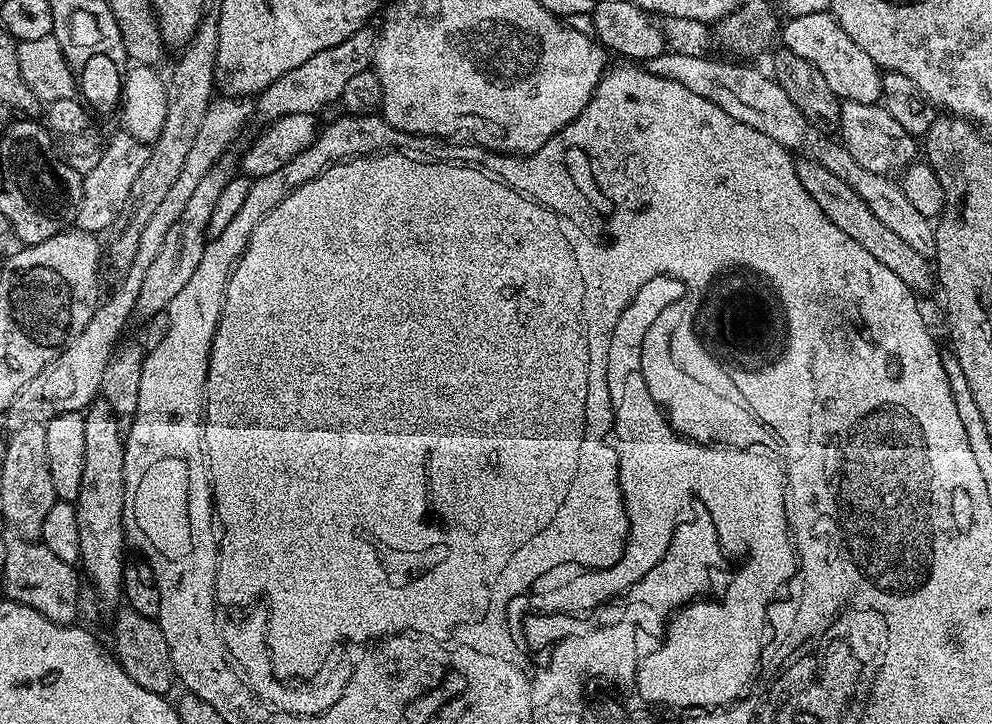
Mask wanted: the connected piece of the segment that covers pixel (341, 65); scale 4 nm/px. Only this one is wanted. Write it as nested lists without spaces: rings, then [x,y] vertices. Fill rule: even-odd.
[[[365,26],[362,30],[350,34],[346,42],[338,42],[338,46],[330,46],[330,50],[314,54],[314,58],[306,58],[302,66],[294,66],[294,70],[282,74],[278,82],[259,93],[254,104],[258,116],[261,116],[264,122],[271,122],[286,114],[320,114],[327,104],[335,105],[342,90],[346,90],[350,78],[354,78],[354,74],[369,71],[372,56],[376,52],[376,37],[377,33],[373,29],[371,32],[371,27]]]

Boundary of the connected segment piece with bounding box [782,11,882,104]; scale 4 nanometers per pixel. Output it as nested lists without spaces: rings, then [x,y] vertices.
[[[831,11],[791,17],[783,25],[782,44],[798,54],[798,58],[806,58],[806,62],[818,66],[818,70],[822,70],[822,78],[826,78],[830,90],[834,90],[841,101],[874,104],[880,100],[881,68],[874,62],[874,58],[870,58],[870,54],[866,54],[866,50],[862,50],[862,46],[858,46],[858,42],[854,42],[854,38],[846,34],[846,30],[842,30]]]

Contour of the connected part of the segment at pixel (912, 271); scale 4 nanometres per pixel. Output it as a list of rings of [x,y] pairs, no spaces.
[[[797,159],[795,166],[798,182],[802,182],[806,194],[810,194],[810,198],[814,198],[814,202],[818,202],[818,210],[822,210],[822,214],[826,214],[826,218],[830,218],[830,222],[834,222],[834,226],[838,226],[838,230],[842,230],[842,234],[854,238],[854,242],[858,242],[858,246],[862,246],[862,250],[874,254],[874,258],[878,258],[878,262],[882,262],[882,266],[886,266],[886,270],[894,270],[894,274],[898,274],[898,278],[902,278],[902,282],[906,282],[906,286],[913,292],[923,294],[923,292],[930,291],[931,288],[933,291],[934,268],[929,257],[918,254],[918,250],[906,246],[906,242],[902,242],[902,238],[898,238],[898,234],[894,234],[894,230],[885,226],[871,212],[870,206],[866,206],[866,202],[862,202],[862,198],[858,198],[858,194],[854,194],[854,190],[850,190],[850,186],[846,186],[846,182],[842,182],[842,178],[830,174],[830,170],[826,170],[826,166],[813,160]]]

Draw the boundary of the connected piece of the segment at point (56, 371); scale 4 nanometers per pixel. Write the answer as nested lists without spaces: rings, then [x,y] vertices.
[[[124,276],[117,284],[108,298],[106,296],[97,305],[90,322],[78,335],[15,394],[14,401],[4,413],[9,429],[15,430],[26,423],[44,425],[58,413],[85,411],[97,399],[106,362],[115,351],[118,335],[133,317],[142,290],[142,284],[132,284],[132,280]]]

